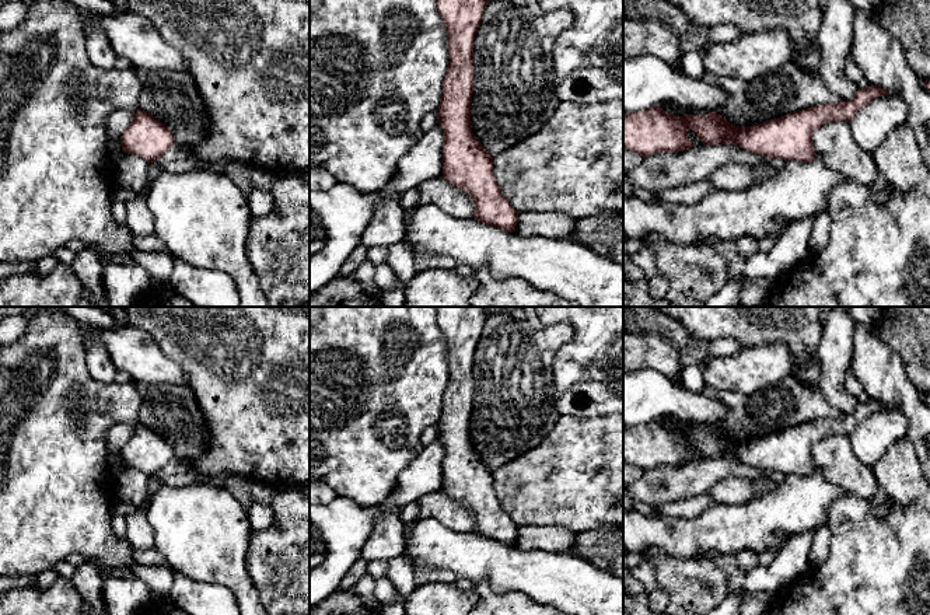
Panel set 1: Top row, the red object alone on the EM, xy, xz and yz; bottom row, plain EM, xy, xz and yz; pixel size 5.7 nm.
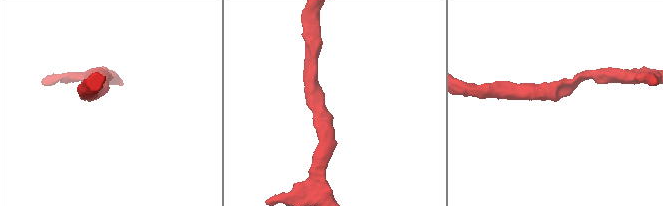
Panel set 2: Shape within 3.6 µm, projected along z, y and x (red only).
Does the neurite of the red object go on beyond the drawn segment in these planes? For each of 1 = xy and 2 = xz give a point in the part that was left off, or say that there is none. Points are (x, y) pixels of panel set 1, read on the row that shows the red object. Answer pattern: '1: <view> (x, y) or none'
1: none
2: none

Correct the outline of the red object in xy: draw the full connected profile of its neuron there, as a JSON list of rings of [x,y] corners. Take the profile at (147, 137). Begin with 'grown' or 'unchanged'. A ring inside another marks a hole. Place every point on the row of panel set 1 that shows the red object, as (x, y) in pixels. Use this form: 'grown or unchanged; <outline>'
unchanged; [[[141,109],[136,111],[132,123],[120,136],[120,143],[125,153],[141,157],[147,163],[154,163],[175,144],[171,130]]]

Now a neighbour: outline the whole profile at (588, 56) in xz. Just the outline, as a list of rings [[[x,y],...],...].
[[[536,0],[545,10],[567,8],[574,21],[553,45],[556,94],[560,101],[592,105],[623,101],[623,0]]]

